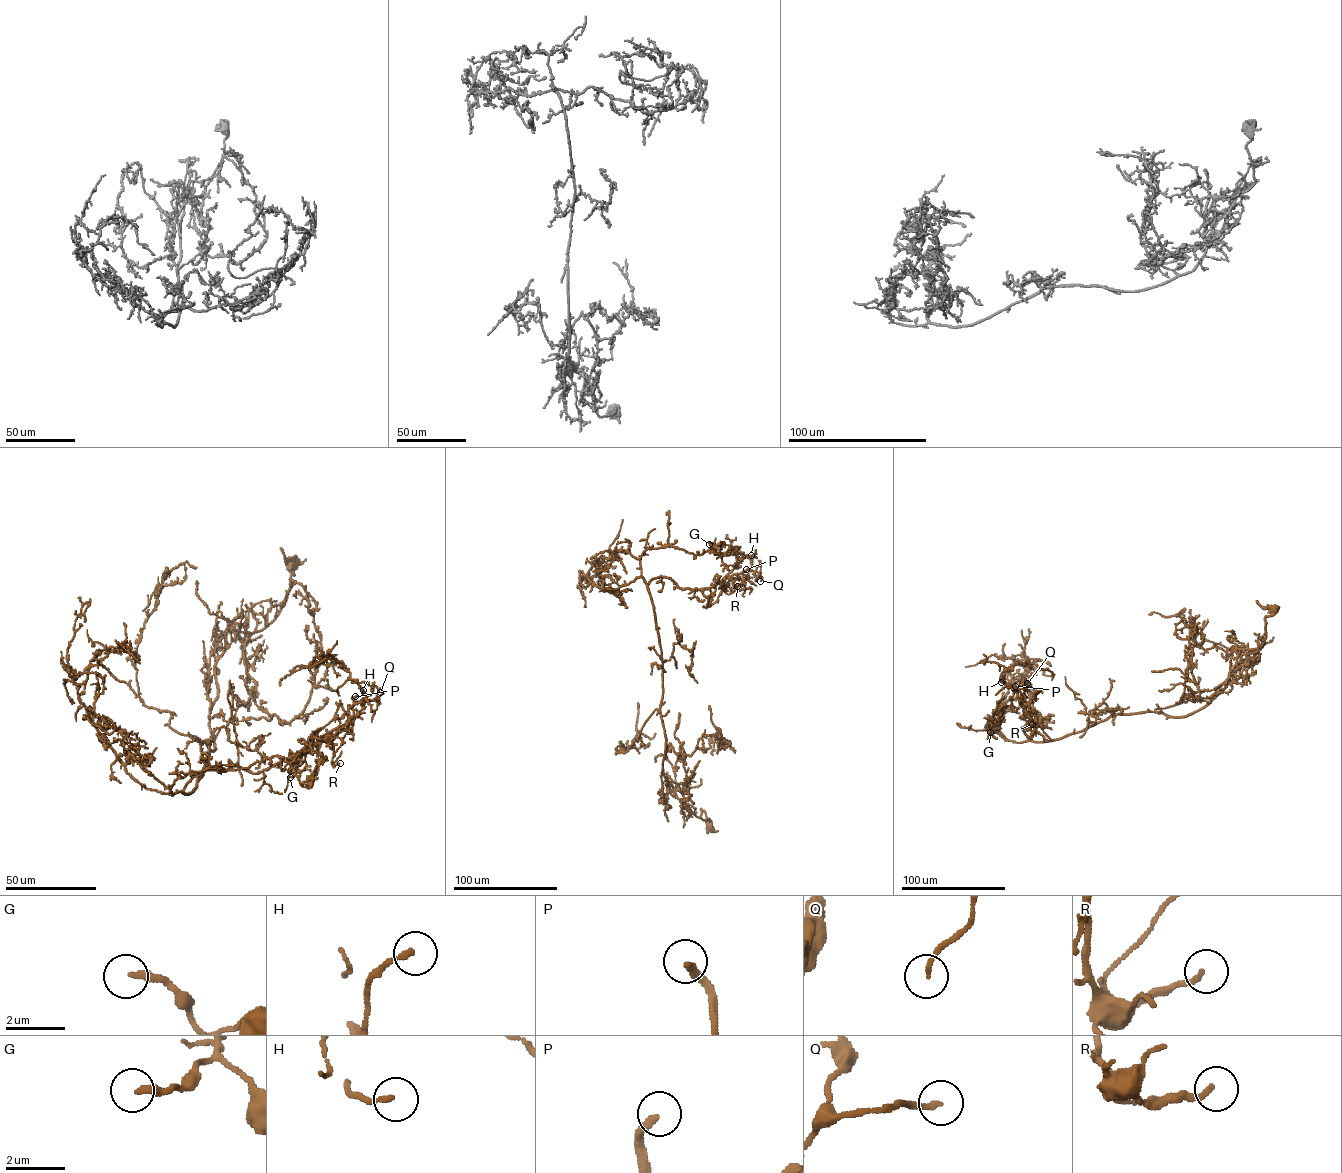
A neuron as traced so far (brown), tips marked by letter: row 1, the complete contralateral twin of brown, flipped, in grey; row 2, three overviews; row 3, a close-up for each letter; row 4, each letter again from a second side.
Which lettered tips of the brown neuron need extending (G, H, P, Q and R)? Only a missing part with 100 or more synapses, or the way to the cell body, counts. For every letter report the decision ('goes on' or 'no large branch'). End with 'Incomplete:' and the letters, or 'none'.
G: no large branch
H: no large branch
P: goes on
Q: no large branch
R: no large branch
Incomplete: P

